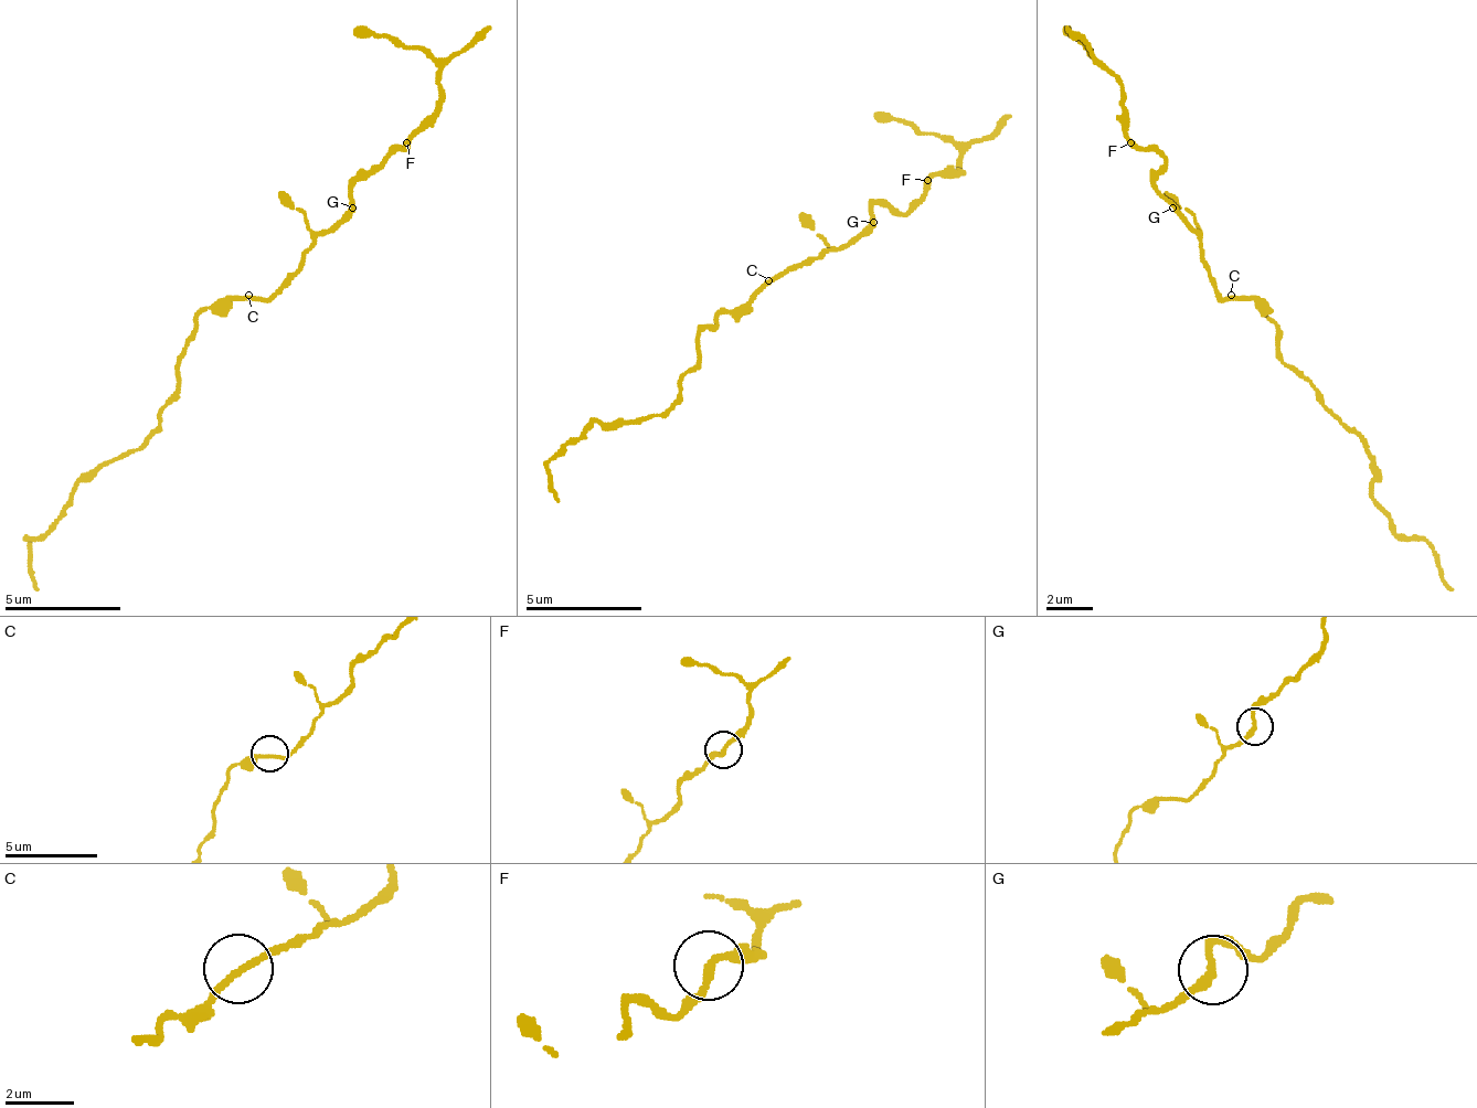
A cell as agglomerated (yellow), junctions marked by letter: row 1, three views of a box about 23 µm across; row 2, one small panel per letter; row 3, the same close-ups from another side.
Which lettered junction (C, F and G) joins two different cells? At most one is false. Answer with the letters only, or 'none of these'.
F

